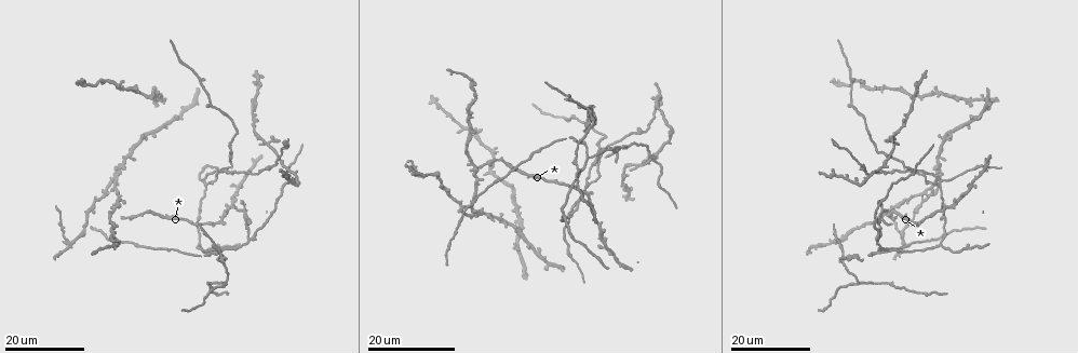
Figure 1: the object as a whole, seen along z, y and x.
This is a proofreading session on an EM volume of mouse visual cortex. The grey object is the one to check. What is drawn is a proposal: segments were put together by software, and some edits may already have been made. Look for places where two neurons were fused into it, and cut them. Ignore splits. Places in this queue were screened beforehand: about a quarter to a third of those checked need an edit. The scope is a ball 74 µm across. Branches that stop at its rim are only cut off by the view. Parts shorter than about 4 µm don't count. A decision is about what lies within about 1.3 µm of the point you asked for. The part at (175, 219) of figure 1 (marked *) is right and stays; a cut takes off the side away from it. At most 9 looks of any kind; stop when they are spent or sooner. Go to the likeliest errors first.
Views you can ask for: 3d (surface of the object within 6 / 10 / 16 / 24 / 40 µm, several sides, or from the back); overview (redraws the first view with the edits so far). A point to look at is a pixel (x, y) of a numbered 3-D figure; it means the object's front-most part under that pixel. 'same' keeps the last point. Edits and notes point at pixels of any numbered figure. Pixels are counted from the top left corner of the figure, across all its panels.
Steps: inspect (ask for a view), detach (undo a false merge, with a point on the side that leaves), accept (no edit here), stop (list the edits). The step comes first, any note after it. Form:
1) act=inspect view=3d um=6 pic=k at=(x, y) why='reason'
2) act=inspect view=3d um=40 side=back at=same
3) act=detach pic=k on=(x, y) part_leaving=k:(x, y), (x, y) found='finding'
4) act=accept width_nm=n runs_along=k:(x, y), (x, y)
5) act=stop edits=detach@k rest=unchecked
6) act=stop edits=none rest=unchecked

act=inspect view=3d um=16 pic=1 at=(219, 258) why='thin arm on a thick one'

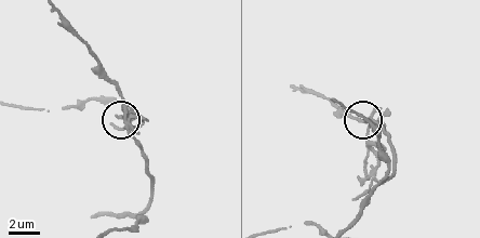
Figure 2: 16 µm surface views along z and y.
act=inspect view=3d um=6 pic=2 at=(126, 122)

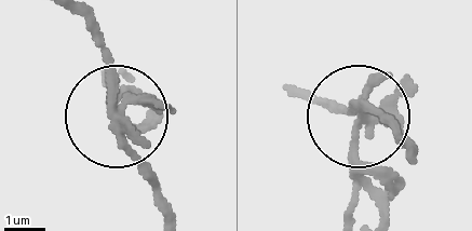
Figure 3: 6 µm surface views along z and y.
act=detach pic=3 on=(365, 167) part_leaving=3:(358, 107), (358, 165), (378, 217) found='two neurons meet here'

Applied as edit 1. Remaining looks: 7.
act=inspect view=3d um=24 pic=1 at=(424, 174) why='three-way junction'

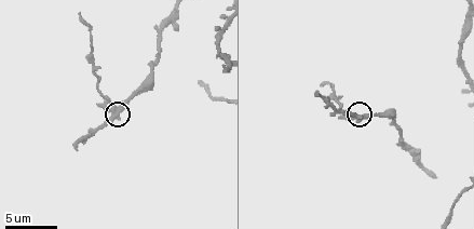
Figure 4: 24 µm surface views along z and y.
act=inspect view=3d um=6 pic=4 at=(114, 114) why='closer look'

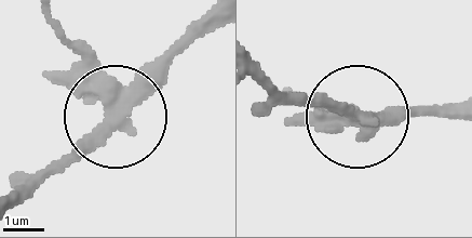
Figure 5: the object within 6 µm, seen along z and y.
act=inspect view=3d um=6 side=back pic=5 at=(111, 107) why='from behind'

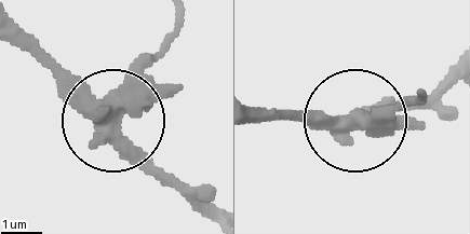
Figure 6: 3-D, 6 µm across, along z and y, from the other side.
act=detach pic=6 on=(151, 60) arms=3 found='a second neuron is stuck on'

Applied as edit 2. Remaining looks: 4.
act=inspect view=3d um=16 pic=1 at=(249, 241) why='arms part here'

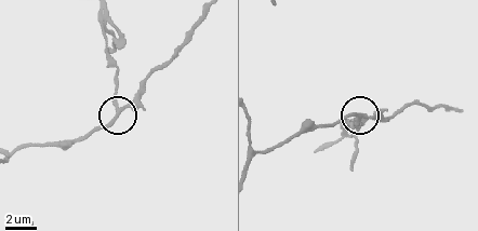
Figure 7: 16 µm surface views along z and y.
act=inspect view=3d um=6 pic=7 at=(119, 108) why='closer look'

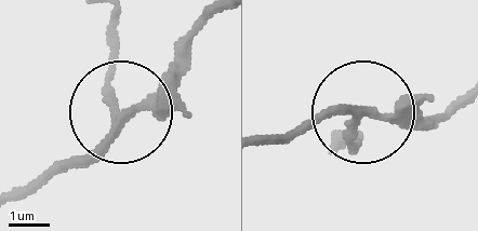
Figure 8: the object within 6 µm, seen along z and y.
act=detach pic=8 on=(113, 73) side_arm_um=11 part_leaving=8:(120, 119), (109, 9) found='two neurons meet here'

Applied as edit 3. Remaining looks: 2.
act=inspect view=3d um=16 pic=1 at=(894, 144) why='four-way junction'

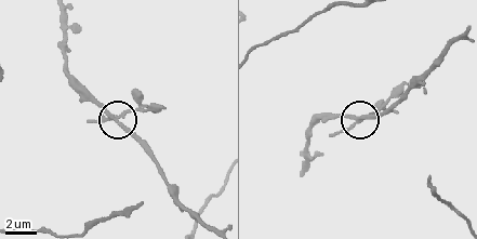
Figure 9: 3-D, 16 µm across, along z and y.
act=inspect view=3d um=10 pic=9 at=(122, 116)

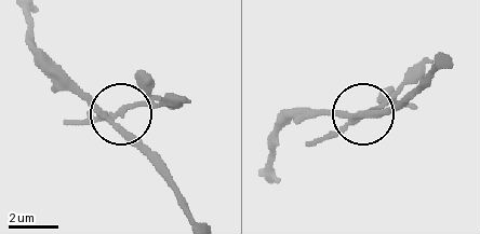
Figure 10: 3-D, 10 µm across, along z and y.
act=detach pic=10 on=(141, 102) part_leaving=10:(114, 115), (143, 104), (190, 104) found='two neurons meet here'

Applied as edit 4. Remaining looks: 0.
act=stop edits=detach@3,detach@6,detach@8,detach@10 rest=unchecked

